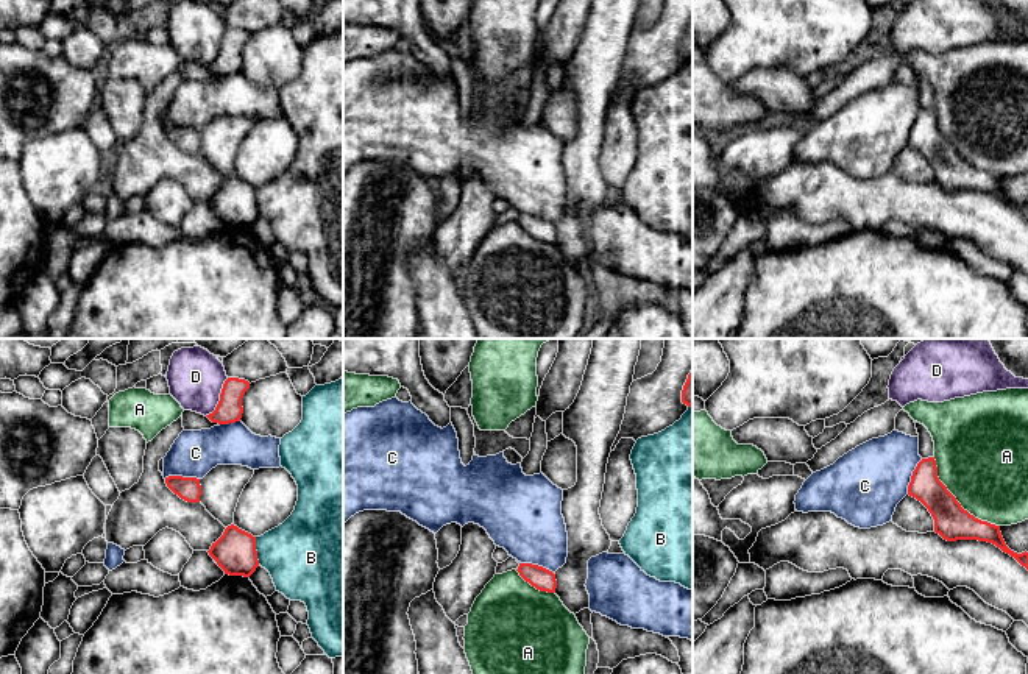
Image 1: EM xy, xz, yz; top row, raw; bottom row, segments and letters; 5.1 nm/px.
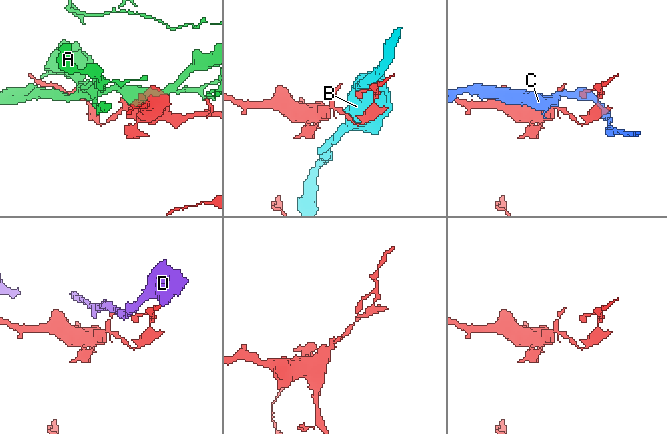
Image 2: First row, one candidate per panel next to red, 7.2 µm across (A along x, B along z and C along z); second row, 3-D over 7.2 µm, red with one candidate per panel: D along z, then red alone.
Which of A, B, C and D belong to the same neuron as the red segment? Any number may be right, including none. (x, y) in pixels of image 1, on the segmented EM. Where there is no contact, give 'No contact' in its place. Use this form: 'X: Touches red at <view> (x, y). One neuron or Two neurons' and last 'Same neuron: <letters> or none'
A: Touches red at yz (957, 501). Two neurons
B: Touches red at xy (256, 551). Two neurons
C: Touches red at yz (911, 476). Two neurons
D: Touches red at xy (220, 398). Two neurons
Same neuron: none

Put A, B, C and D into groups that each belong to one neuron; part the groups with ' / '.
A / B / C / D

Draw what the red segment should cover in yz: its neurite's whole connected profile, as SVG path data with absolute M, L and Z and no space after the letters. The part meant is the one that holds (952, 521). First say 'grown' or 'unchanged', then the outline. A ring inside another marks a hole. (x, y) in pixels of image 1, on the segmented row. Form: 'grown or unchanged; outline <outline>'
unchanged; outline M934 457L922 459L913 471L908 495L920 501L934 520L934 532L947 541L987 541L1014 557L1028 569L1028 552L1011 551L1000 532L1000 526L981 521L961 507L956 498L938 477Z

